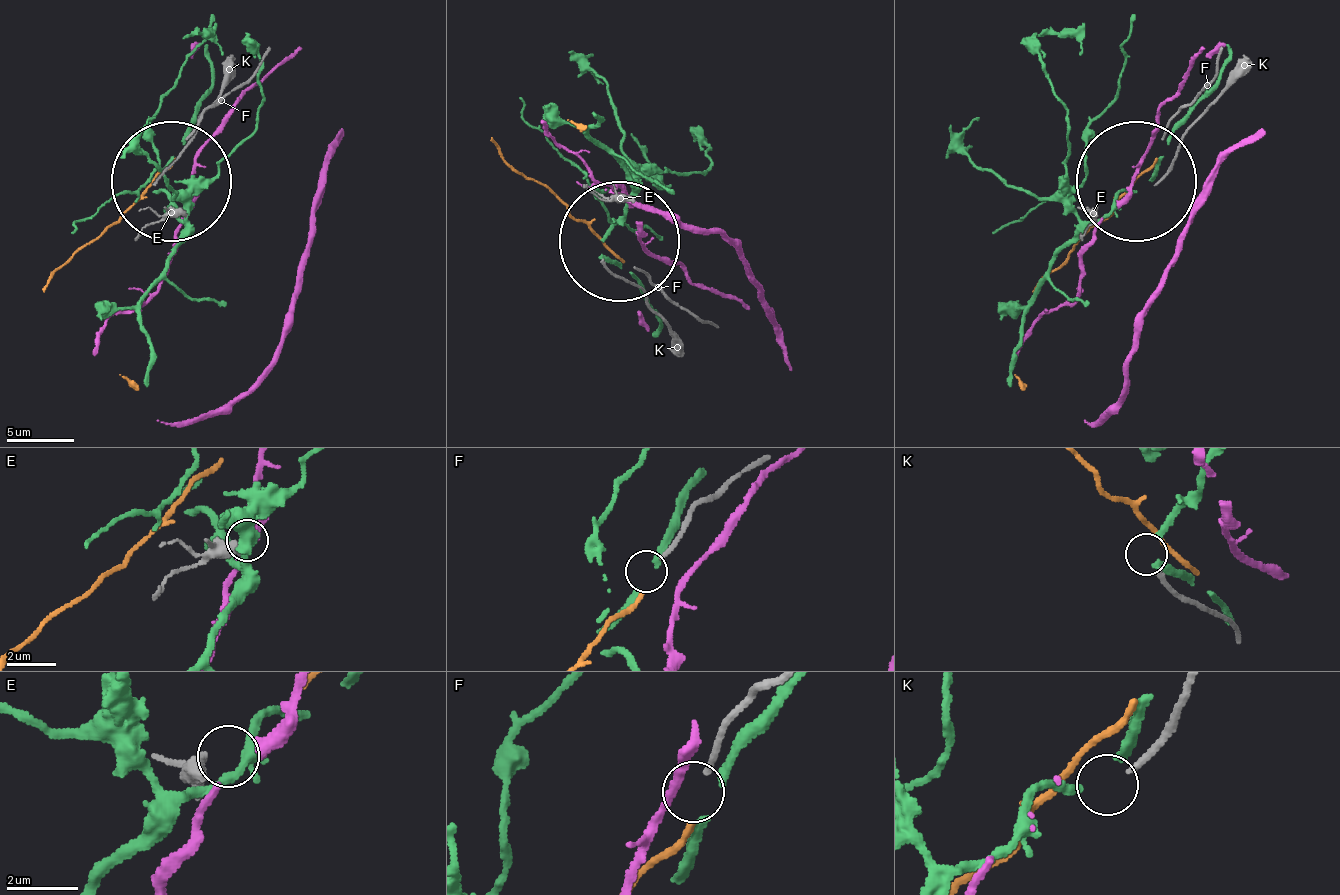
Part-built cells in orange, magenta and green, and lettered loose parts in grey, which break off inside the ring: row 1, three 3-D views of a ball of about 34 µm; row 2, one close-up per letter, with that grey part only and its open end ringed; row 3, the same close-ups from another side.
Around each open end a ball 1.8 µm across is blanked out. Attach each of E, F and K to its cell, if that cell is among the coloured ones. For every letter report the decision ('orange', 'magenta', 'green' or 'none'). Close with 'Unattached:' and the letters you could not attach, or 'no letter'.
E: magenta
F: none
K: none
Unattached: F, K

